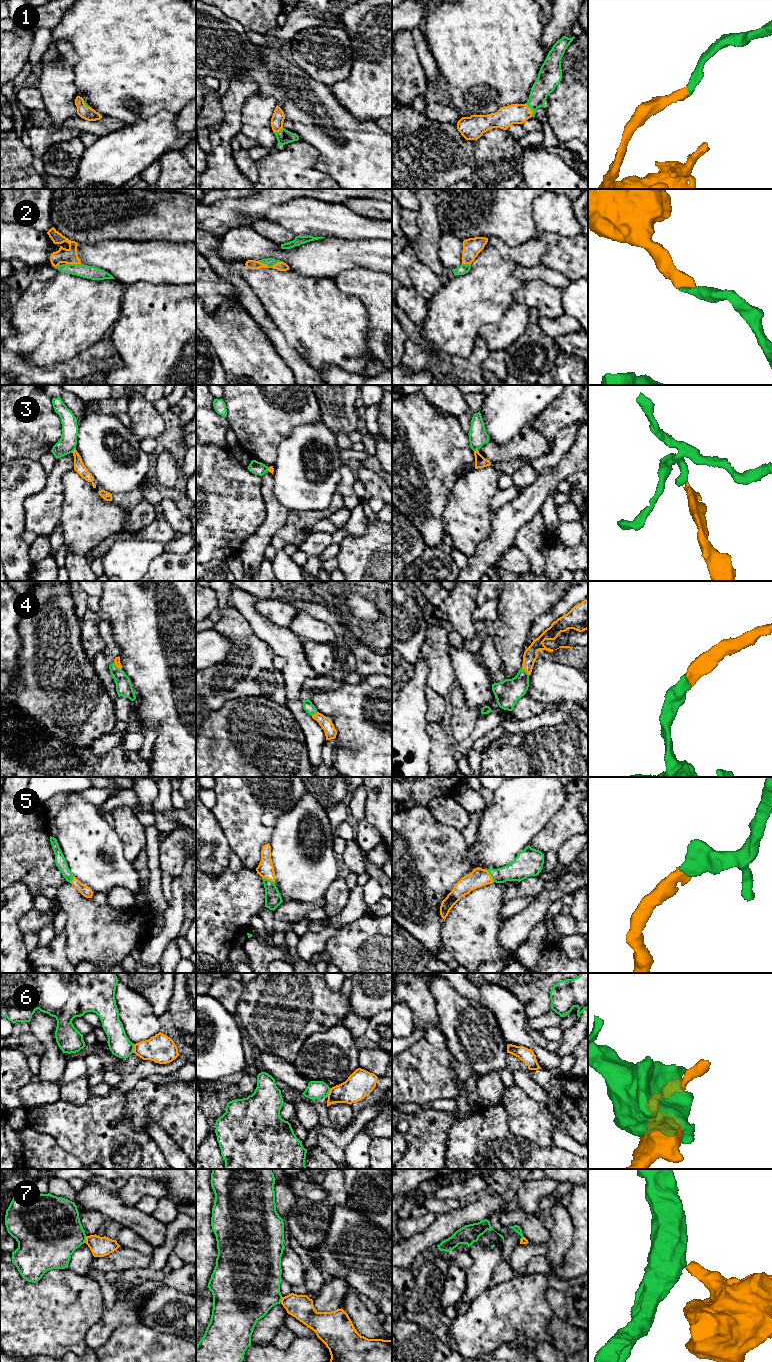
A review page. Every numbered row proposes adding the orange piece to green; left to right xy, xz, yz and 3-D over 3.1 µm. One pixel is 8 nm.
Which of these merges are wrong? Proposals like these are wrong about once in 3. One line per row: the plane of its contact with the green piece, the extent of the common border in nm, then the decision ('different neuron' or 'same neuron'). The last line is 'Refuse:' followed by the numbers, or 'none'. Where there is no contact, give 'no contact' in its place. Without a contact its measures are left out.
1: meets green in yz; contact 130 nm long; same neuron
2: meets green in xz; contact 200 nm long; same neuron
3: meets green in xy; contact 50 nm long; different neuron
4: meets green in xy; contact 90 nm long; same neuron
5: meets green in xz; contact 110 nm long; same neuron
6: meets green in xy; contact 70 nm long; different neuron
7: meets green in xy; contact 60 nm long; different neuron
Refuse: 3, 6, 7

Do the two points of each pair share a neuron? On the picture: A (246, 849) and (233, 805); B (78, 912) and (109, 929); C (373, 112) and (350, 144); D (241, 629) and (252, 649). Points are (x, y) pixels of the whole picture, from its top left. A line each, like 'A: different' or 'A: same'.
A: same
B: same
C: different
D: same

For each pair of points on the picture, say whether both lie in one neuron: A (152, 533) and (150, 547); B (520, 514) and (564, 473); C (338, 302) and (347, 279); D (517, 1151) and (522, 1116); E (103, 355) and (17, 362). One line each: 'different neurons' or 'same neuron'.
A: different neurons
B: same neuron
C: different neurons
D: different neurons
E: same neuron

